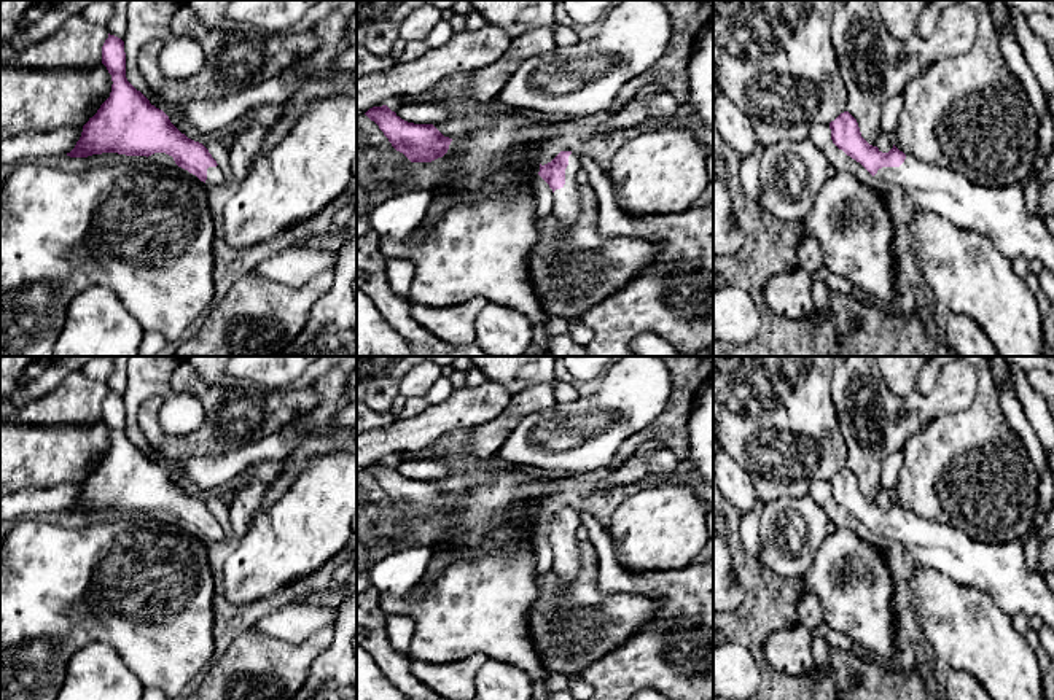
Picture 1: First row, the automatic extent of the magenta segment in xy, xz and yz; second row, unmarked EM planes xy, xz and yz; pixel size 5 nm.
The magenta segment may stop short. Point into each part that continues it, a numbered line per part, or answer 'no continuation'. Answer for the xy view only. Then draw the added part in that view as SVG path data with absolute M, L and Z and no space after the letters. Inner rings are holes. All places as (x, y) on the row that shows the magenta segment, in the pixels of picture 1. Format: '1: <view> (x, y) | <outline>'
1: xy (215, 175) | M217 165L217 167L209 167L207 169L207 185L226 185L226 178L223 170Z

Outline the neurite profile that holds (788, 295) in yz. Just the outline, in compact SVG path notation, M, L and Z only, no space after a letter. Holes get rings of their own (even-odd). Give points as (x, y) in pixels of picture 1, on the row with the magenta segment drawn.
M793 269L772 277L764 288L764 301L780 318L798 320L818 310L812 298L812 277L802 269Z

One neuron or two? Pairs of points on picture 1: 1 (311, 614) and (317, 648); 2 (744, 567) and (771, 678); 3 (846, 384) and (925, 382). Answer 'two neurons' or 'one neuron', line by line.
1: two neurons
2: one neuron
3: two neurons

